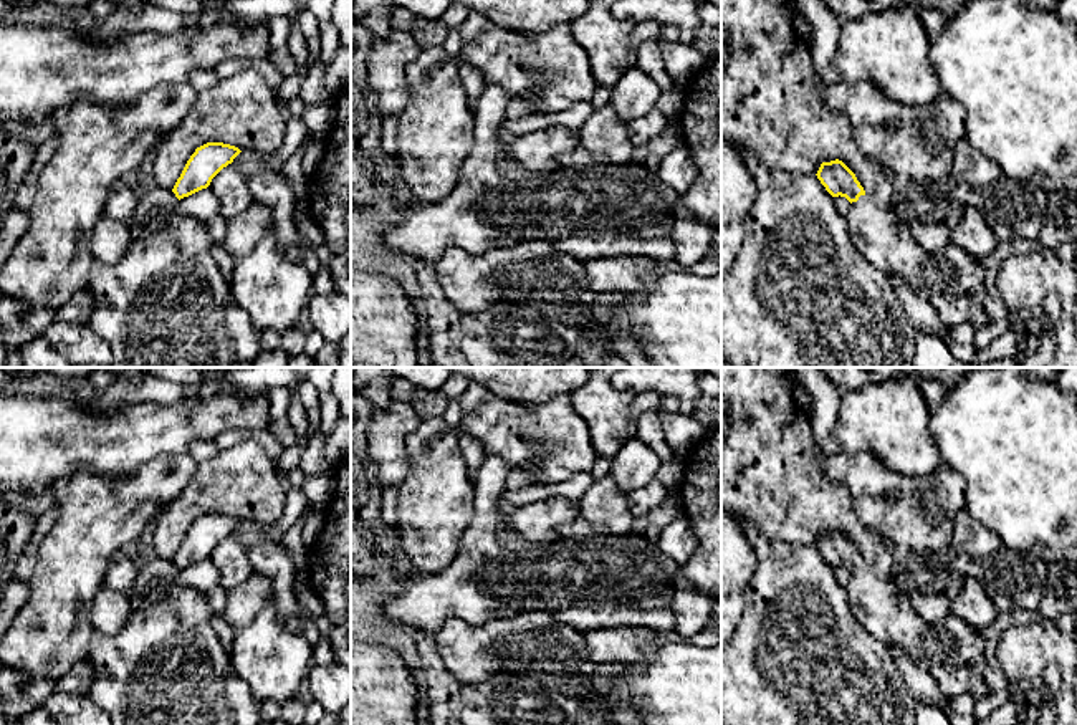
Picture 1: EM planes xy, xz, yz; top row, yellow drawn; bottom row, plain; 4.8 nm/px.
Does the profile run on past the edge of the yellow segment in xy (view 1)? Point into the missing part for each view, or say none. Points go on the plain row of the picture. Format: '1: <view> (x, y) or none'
1: none

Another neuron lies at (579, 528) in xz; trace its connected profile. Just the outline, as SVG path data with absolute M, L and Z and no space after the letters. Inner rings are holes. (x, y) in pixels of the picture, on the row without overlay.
M582 516L569 521L559 528L561 538L577 538L577 540L589 540L589 538L601 538L606 536L599 525L594 525Z

